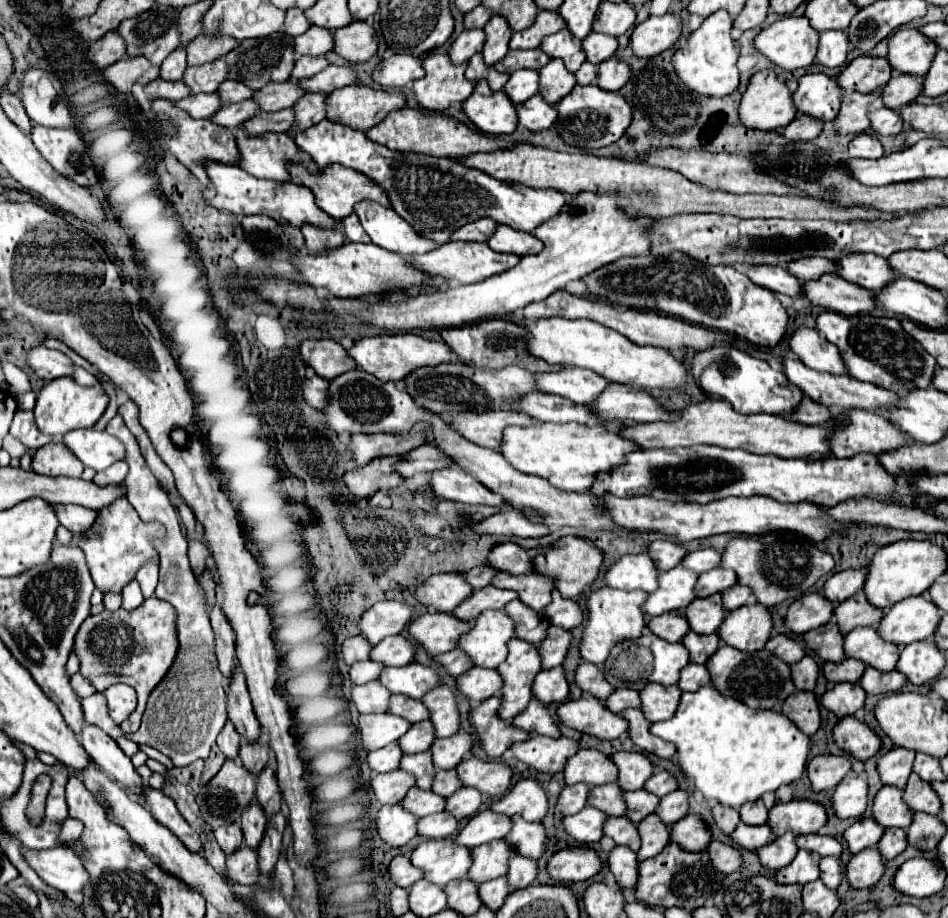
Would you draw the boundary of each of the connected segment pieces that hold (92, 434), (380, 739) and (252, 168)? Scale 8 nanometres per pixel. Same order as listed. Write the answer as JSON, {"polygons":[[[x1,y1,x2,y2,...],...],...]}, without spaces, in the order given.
{"polygons":[[[70,431,64,437,64,443,86,467,92,467,96,471,104,471,112,463,124,459,124,445,106,431]],[[380,713,380,715,360,715,358,731,362,739,362,749,374,751,386,747,388,743,400,739,410,729,410,723,402,717]],[[236,129,236,141,238,141,238,149,240,149,240,161,238,167,242,167,244,171,252,173,254,177,262,177,262,179,274,179,274,181,290,181,290,173,288,173,288,165,296,163,302,165,308,173,312,175,320,175,322,169,306,155,302,153,296,145,294,139,290,139,286,133,266,133,262,137,248,137,242,129]]]}

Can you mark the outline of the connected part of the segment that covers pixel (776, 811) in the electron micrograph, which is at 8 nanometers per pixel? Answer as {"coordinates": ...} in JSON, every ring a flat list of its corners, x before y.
{"coordinates":[[794,799,788,803,778,803,768,811,768,825,774,835,784,835,792,831,794,835,818,833,826,823,826,809,814,801]]}

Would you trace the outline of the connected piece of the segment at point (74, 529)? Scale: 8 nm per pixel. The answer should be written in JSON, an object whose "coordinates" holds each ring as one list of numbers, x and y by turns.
{"coordinates":[[56,505,56,513,58,513,58,519,60,523,72,533,84,533,88,531,96,519,98,519,98,511,94,509,86,509,86,507,80,507,80,505]]}

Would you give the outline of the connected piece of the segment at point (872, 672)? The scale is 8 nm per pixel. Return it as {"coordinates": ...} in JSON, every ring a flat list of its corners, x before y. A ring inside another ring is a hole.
{"coordinates":[[868,667,864,671,864,675,860,677,860,687,868,693,868,695,886,695,886,693,894,693,900,691,900,687,906,683,906,677,900,671,890,671,890,673,880,673,872,667]]}

